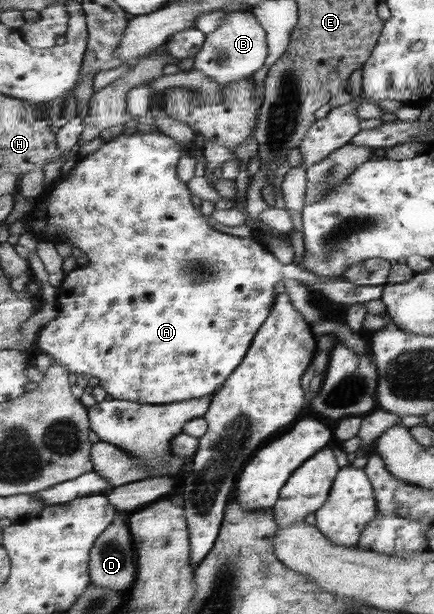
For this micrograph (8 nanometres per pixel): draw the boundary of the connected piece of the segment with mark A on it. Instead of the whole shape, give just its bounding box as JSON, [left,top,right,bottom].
[28,129,384,405]

